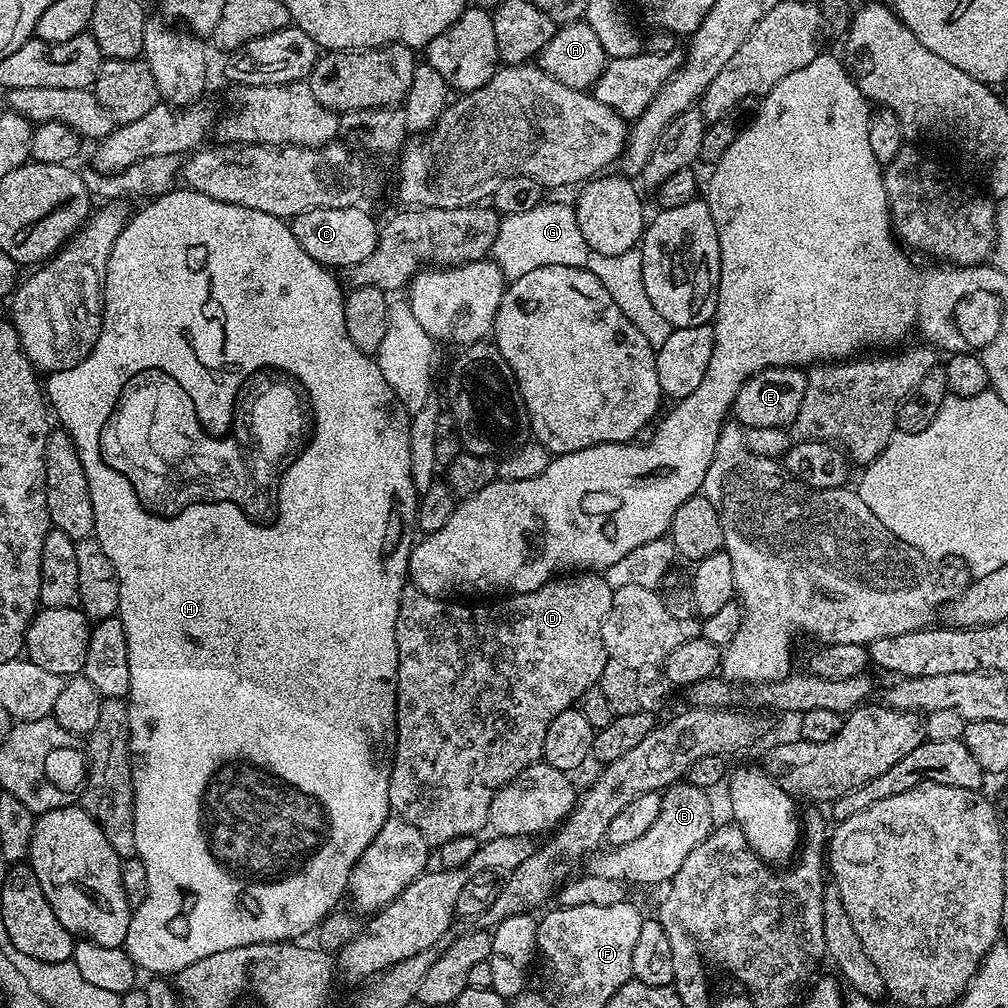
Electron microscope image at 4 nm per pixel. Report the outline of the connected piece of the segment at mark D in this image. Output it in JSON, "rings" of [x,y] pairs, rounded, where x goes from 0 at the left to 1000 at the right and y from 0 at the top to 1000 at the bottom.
{"rings":[[[590,566],[578,569],[560,569],[555,573],[543,575],[529,587],[513,587],[501,590],[493,599],[472,599],[467,603],[464,597],[449,597],[444,593],[419,589],[419,585],[403,581],[395,597],[395,617],[393,636],[395,637],[395,669],[393,670],[393,745],[389,755],[389,771],[385,785],[388,805],[396,813],[407,815],[415,827],[426,838],[436,839],[446,835],[446,831],[472,829],[481,824],[484,805],[490,788],[499,778],[509,774],[519,762],[533,757],[540,745],[542,724],[548,713],[574,695],[582,683],[592,682],[595,678],[597,661],[605,653],[597,637],[597,613],[605,605],[609,584]]]}

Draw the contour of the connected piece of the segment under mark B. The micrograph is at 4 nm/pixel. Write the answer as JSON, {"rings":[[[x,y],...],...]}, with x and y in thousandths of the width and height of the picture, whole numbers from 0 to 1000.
{"rings":[[[672,776],[667,781],[658,783],[655,791],[655,807],[649,812],[645,823],[641,823],[637,831],[616,841],[604,840],[603,845],[592,844],[582,854],[582,857],[584,856],[582,864],[597,871],[622,875],[624,878],[625,876],[662,878],[667,869],[673,865],[673,859],[677,859],[677,855],[681,853],[681,847],[685,847],[688,839],[692,839],[708,824],[706,798],[702,795],[702,790],[703,787],[699,783],[690,782],[682,776]]]}

